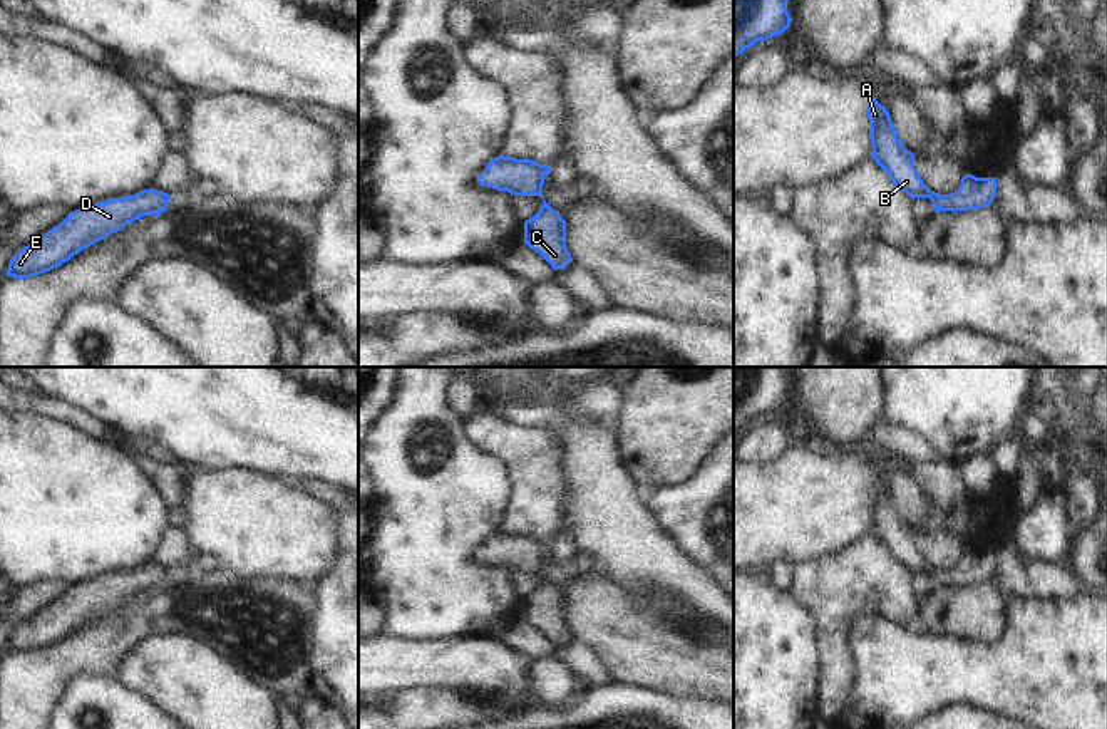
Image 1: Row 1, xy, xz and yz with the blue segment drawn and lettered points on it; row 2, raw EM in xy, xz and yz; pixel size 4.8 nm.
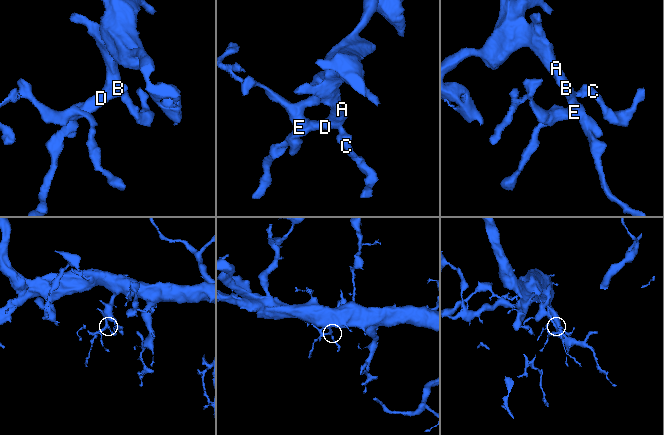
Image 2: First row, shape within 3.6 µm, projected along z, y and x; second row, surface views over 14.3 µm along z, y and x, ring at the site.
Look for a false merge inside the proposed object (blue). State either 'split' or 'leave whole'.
leave whole

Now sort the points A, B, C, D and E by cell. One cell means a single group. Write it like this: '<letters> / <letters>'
A B C D E

